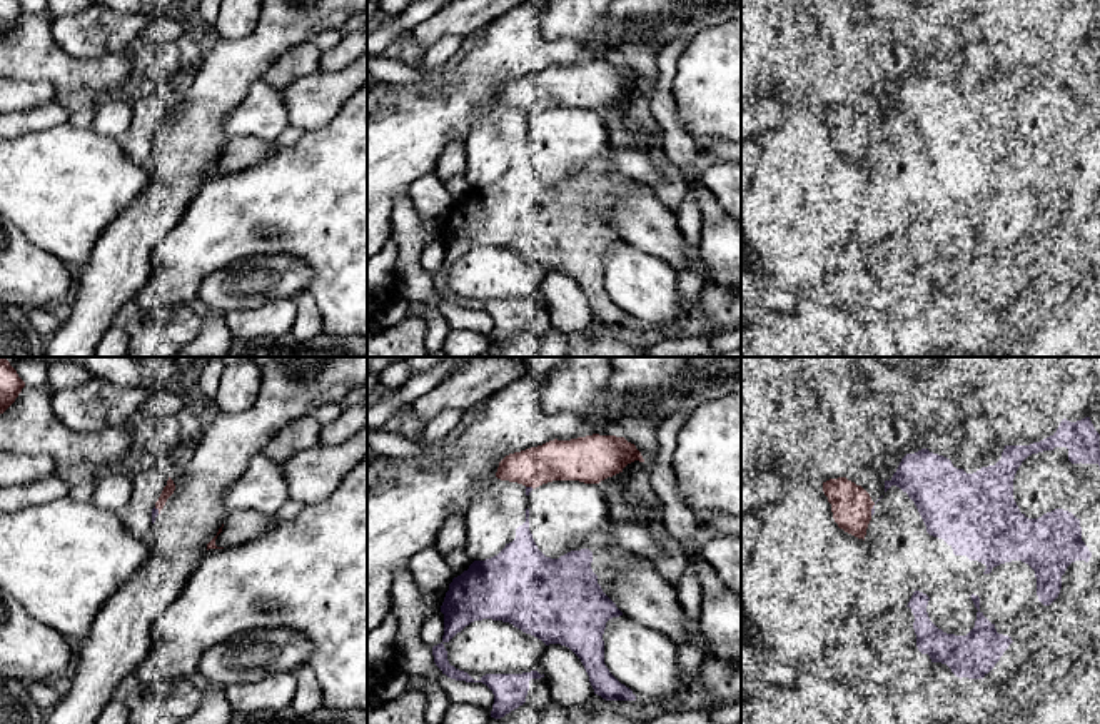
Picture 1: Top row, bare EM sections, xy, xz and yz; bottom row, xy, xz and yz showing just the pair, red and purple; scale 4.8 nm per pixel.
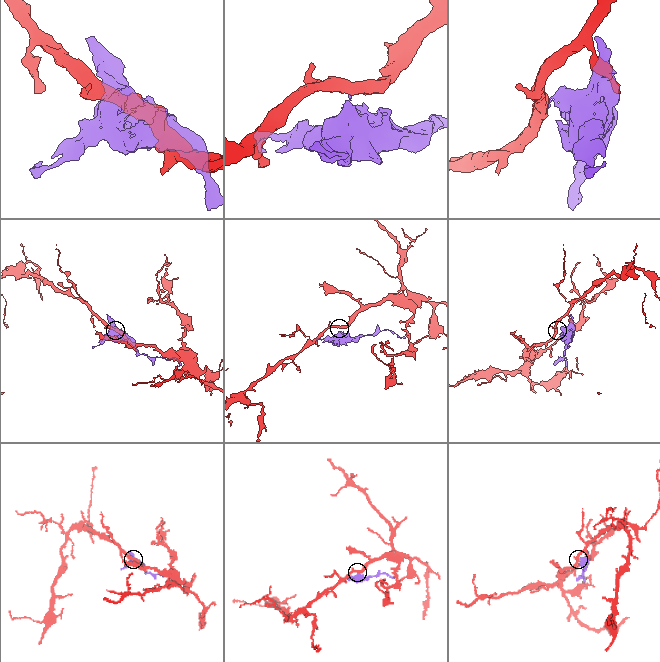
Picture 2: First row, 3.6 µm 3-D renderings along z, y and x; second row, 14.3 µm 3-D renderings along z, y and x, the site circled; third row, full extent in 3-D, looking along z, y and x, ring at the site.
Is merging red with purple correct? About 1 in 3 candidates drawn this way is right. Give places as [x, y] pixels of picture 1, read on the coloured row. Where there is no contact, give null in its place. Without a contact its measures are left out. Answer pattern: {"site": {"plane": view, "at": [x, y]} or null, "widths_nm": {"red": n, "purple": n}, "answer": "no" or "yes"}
{"site": {"plane": "yz", "at": [872, 507]}, "widths_nm": {"red": 190, "purple": 20}, "answer": "no"}

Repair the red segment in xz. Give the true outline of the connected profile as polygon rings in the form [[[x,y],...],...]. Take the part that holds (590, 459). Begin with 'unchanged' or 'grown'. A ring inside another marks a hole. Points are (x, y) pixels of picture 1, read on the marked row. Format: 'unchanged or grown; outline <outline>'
unchanged; outline [[[593,434],[509,454],[499,462],[496,477],[532,489],[553,480],[599,484],[634,460],[644,462],[624,437]]]

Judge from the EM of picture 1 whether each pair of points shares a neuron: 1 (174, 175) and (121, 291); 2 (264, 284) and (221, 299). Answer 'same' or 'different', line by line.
1: same
2: same

